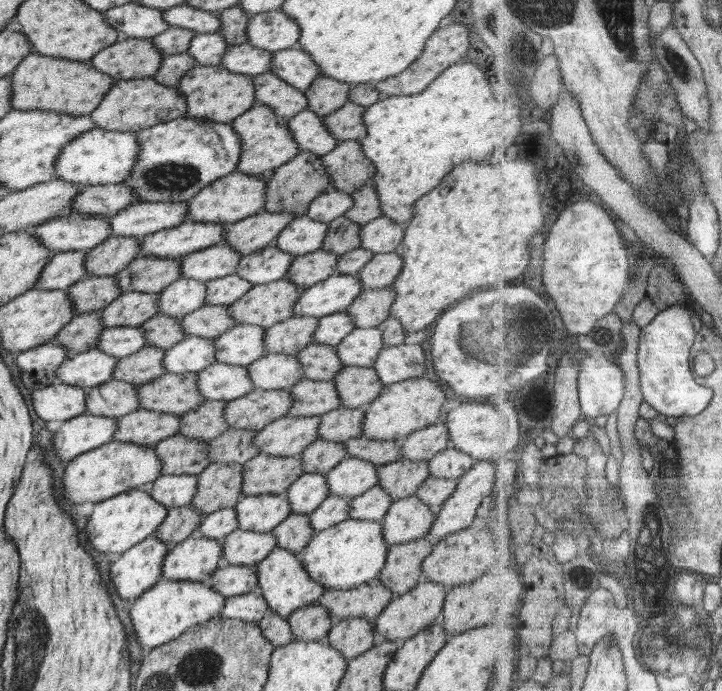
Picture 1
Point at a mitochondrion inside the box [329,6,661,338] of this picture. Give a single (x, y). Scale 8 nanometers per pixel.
(635, 124)

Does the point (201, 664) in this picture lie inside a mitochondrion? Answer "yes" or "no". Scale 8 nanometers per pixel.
yes

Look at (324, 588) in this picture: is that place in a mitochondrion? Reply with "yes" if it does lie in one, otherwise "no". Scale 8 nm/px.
no

